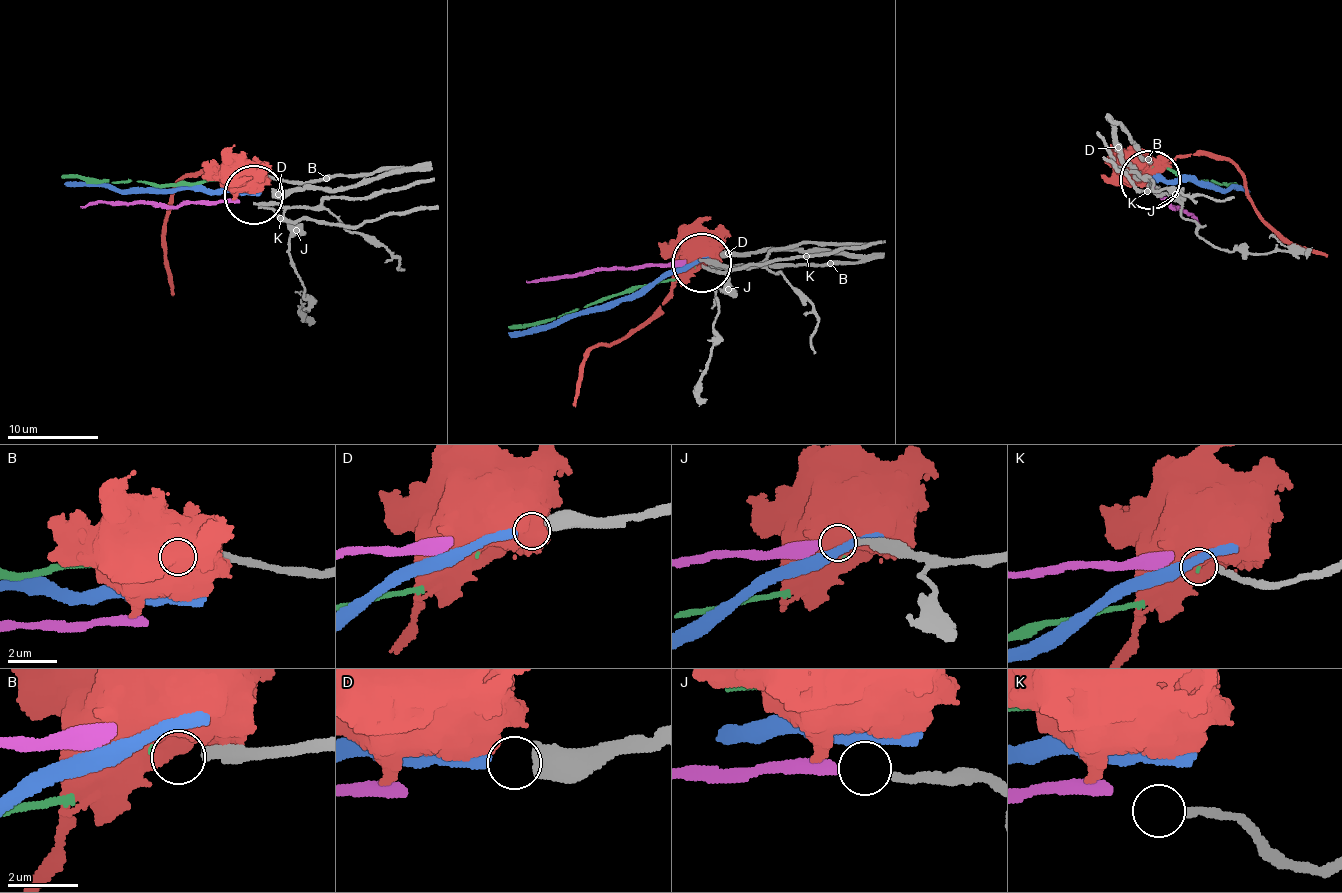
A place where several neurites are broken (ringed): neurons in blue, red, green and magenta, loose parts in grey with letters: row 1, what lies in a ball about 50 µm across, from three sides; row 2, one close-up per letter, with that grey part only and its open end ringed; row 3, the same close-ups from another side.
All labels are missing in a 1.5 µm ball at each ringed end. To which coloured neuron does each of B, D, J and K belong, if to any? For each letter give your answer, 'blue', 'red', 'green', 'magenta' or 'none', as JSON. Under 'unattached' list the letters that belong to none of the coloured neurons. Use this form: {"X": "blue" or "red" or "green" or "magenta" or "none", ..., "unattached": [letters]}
{"B": "none", "D": "blue", "J": "magenta", "K": "none", "unattached": ["B", "K"]}

